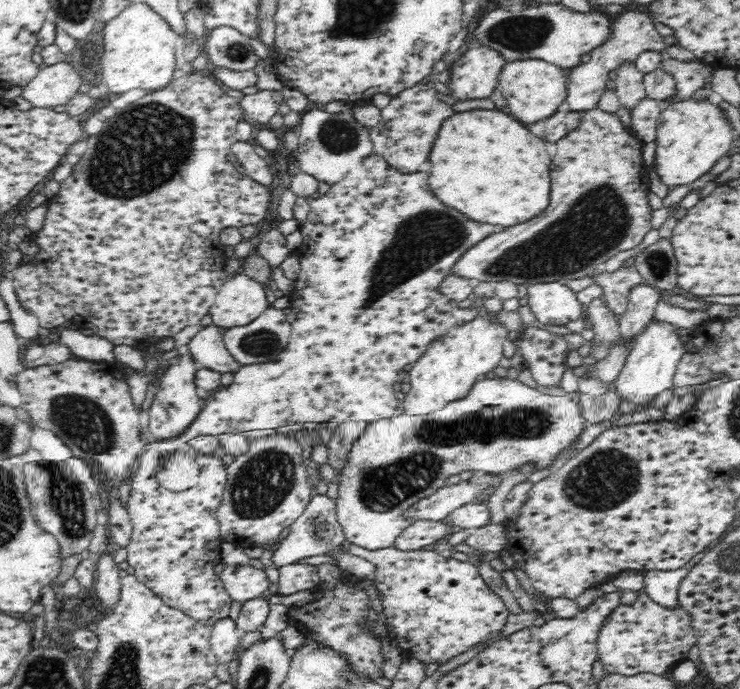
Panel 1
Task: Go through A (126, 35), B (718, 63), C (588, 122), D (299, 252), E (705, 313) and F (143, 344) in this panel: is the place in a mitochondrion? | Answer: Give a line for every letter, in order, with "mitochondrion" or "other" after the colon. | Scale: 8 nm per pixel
A: other
B: other
C: other
D: other
E: other
F: other

